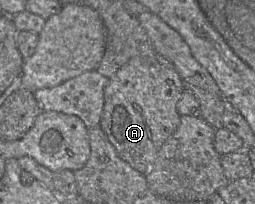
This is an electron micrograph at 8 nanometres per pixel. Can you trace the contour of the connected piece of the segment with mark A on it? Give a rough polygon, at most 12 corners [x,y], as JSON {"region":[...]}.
{"region":[[132,57],[109,79],[100,127],[149,171],[180,124],[180,76]]}

